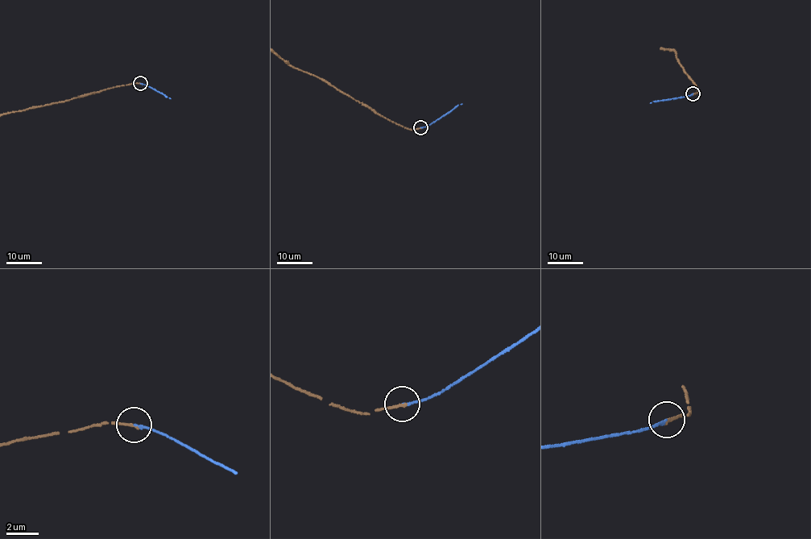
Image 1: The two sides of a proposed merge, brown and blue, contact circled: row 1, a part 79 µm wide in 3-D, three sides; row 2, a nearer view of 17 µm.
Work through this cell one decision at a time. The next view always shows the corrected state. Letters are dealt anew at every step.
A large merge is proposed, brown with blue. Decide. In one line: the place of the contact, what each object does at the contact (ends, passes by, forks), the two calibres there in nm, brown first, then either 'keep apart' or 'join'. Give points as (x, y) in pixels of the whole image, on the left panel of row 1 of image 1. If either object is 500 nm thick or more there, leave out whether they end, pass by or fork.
at (140, 83); brown ends there; blue ends there; 200 nm thick on the brown side, 120 nm on the other; join

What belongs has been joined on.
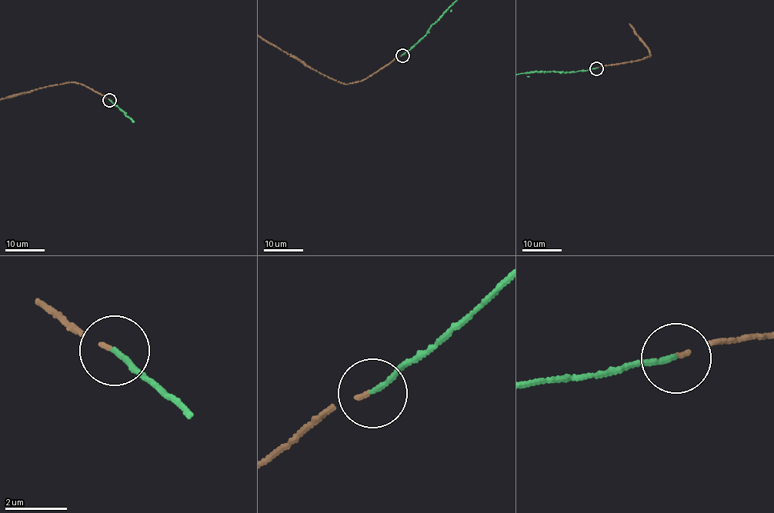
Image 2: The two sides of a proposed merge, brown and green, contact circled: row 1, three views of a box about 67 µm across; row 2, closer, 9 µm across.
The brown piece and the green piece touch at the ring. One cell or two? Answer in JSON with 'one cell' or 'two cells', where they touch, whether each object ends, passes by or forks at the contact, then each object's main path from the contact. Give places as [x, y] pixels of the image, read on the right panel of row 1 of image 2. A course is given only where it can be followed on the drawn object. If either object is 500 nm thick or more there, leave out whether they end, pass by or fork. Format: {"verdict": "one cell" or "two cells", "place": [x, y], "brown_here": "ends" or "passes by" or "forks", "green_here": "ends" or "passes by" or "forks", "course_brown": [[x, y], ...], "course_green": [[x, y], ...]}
{"verdict": "one cell", "place": [596, 68], "brown_here": "ends", "green_here": "ends", "course_green": [[597, 68], [565, 73], [525, 72]]}

